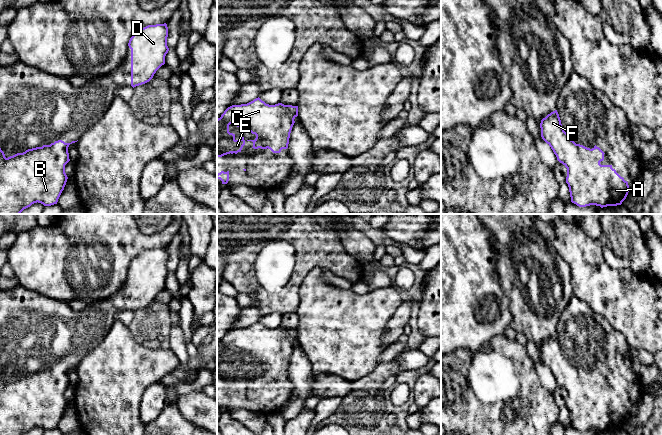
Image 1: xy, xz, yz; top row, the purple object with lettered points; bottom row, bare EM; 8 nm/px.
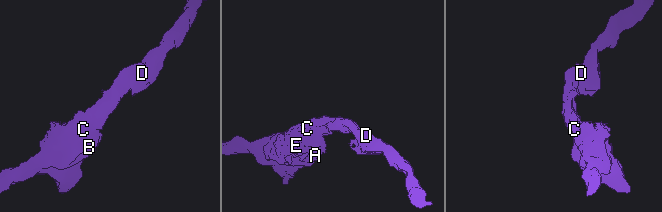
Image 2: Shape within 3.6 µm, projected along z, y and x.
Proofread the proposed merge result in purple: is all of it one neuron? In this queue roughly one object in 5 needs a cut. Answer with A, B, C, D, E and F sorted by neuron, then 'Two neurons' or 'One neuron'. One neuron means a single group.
Groups: A B C D E F. One neuron

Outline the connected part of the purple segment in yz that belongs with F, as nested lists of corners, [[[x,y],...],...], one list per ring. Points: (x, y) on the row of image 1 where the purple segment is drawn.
[[[557,110],[541,120],[541,137],[551,147],[557,160],[567,168],[566,183],[569,187],[571,202],[579,207],[590,205],[607,206],[621,205],[629,192],[628,182],[621,177],[612,165],[601,165],[604,152],[596,145],[590,149],[576,144],[562,128]]]

